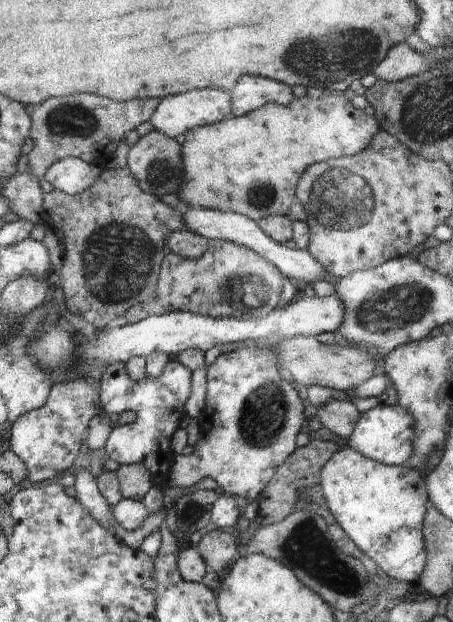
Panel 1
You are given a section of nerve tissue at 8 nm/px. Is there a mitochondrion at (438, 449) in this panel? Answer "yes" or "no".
no

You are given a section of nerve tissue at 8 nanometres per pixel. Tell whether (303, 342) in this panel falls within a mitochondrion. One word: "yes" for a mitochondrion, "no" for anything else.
no

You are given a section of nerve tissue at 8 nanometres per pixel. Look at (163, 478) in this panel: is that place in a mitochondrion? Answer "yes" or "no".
no

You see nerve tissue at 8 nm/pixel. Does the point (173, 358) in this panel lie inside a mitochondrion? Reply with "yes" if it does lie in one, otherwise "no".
no

